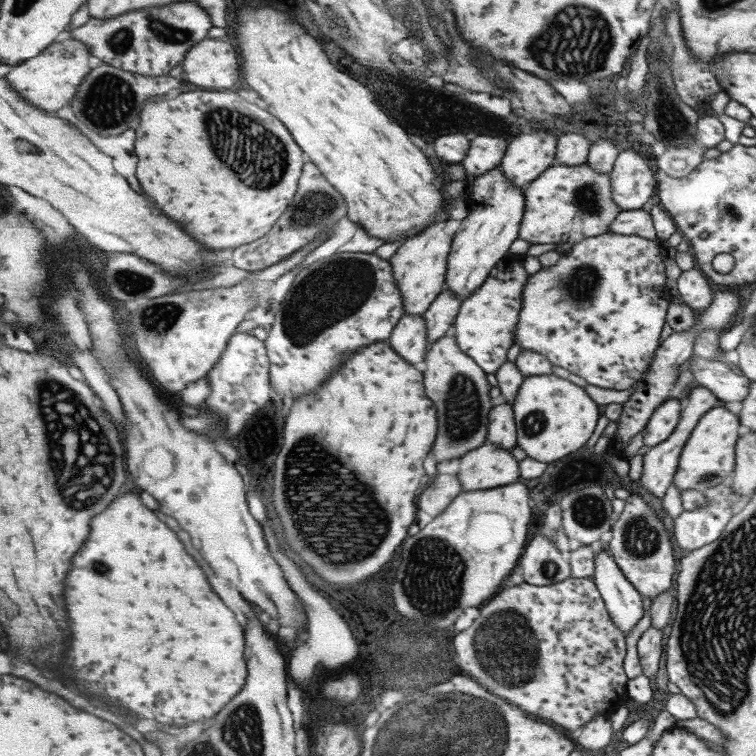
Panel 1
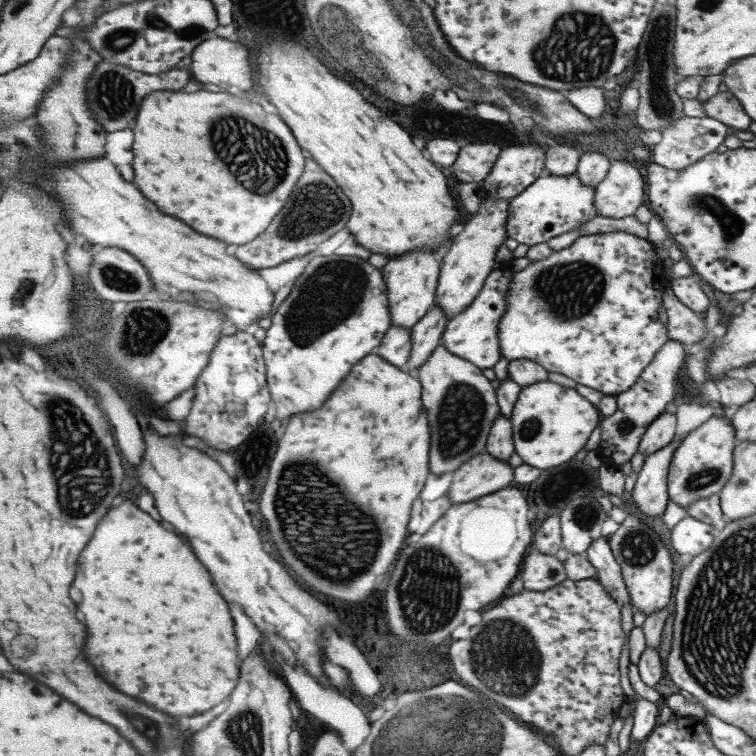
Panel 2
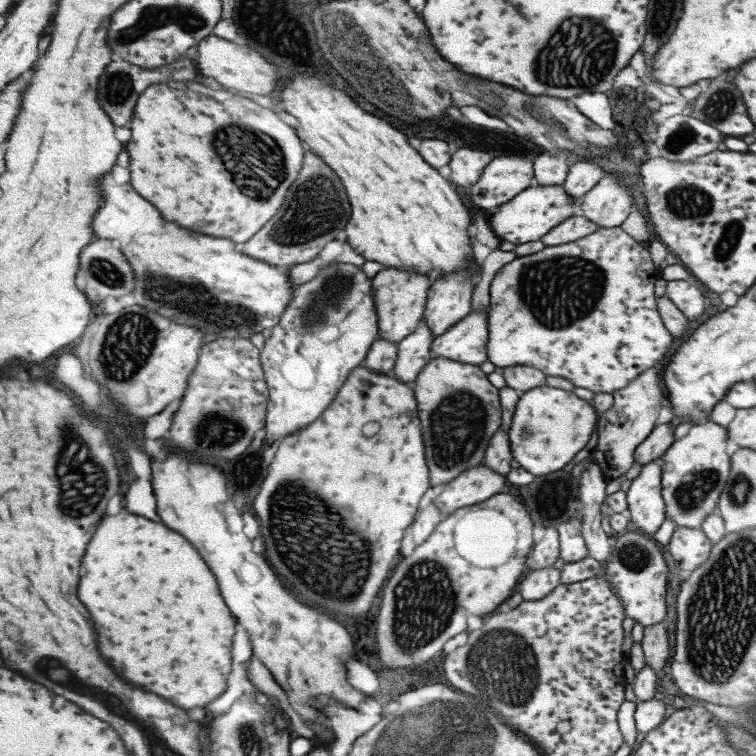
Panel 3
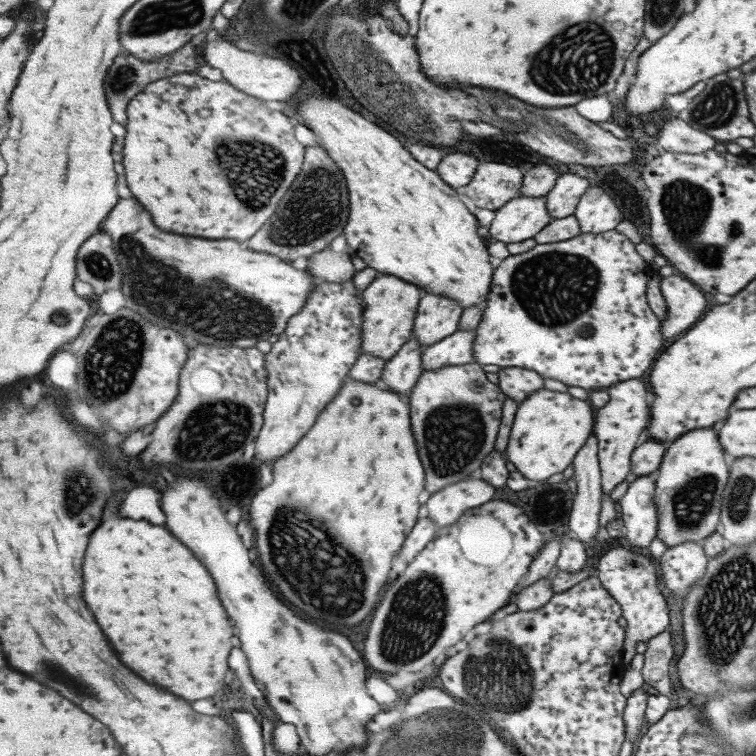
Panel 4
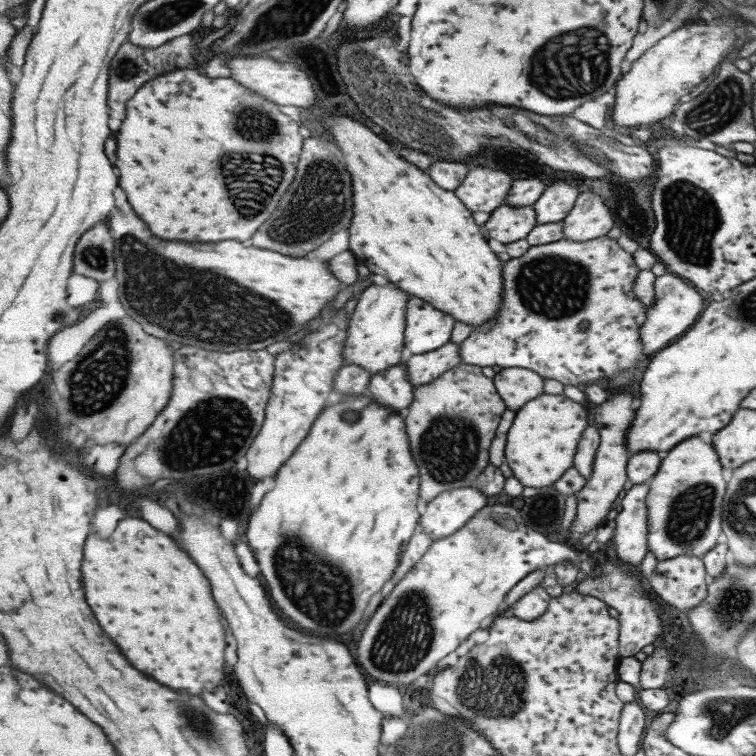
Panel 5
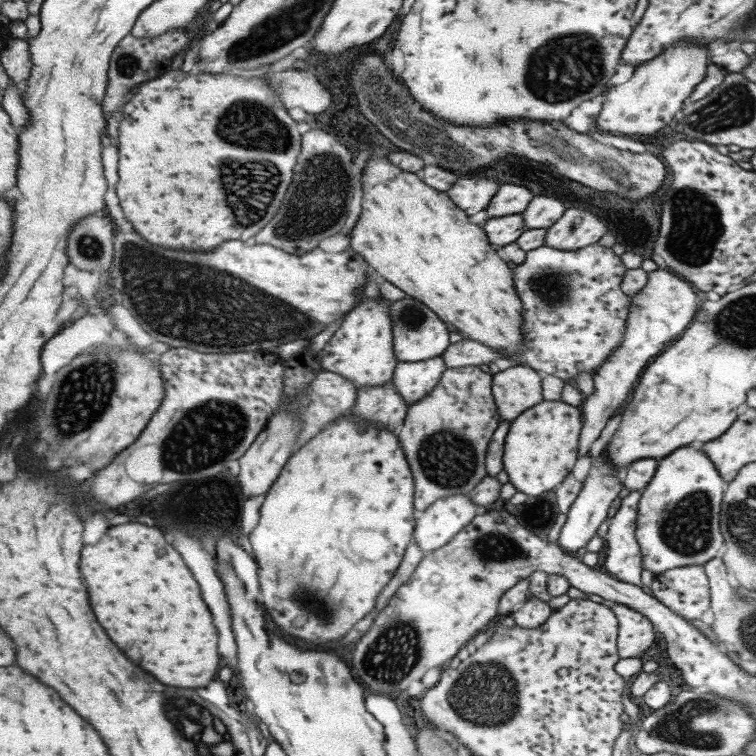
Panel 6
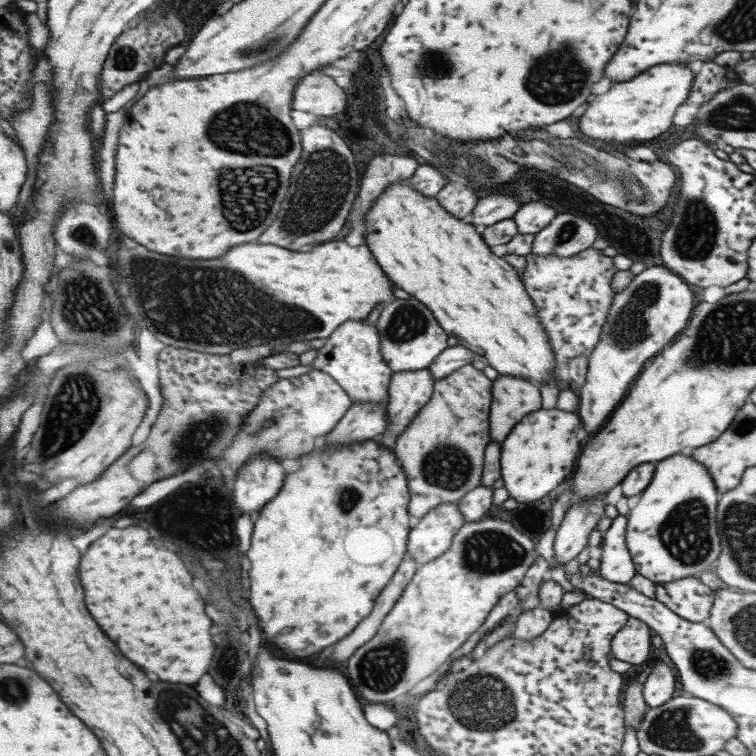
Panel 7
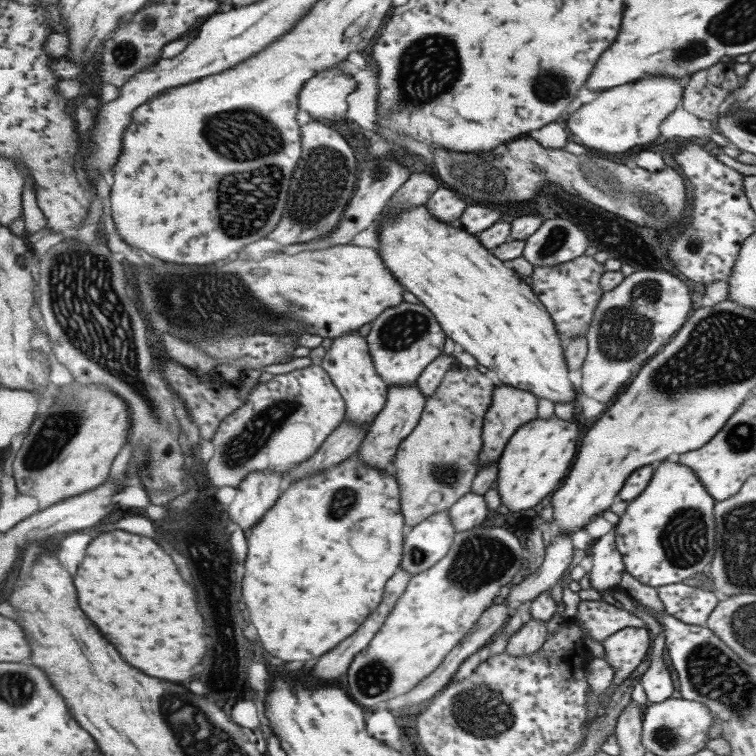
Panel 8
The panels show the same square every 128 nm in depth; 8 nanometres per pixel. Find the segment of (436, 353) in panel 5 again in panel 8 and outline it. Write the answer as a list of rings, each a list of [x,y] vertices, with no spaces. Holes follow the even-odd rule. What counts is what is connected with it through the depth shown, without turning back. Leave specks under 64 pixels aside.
[[[417,382],[408,385],[390,388],[384,410],[376,416],[370,425],[370,431],[357,452],[357,455],[362,456],[362,461],[365,461],[369,466],[387,470],[389,462],[393,462],[393,458],[396,458],[405,437],[408,437],[416,429],[421,420],[428,399],[419,390]]]

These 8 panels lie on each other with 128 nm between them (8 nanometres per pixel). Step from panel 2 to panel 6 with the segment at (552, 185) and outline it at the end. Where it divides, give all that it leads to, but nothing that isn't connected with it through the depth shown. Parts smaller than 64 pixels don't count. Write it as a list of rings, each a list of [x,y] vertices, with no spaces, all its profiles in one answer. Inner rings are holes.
[[[524,213],[491,217],[486,219],[484,229],[488,234],[490,242],[501,247],[513,244],[528,230]]]

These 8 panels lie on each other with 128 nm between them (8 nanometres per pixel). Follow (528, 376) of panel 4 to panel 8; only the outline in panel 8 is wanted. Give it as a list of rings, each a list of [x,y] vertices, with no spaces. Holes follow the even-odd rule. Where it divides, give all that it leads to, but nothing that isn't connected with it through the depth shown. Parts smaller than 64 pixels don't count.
[[[502,383],[494,391],[492,408],[488,410],[484,422],[484,450],[480,454],[480,468],[486,464],[498,462],[504,453],[505,447],[508,445],[512,435],[520,429],[521,426],[527,425],[528,422],[537,419],[540,399],[527,390],[519,390],[513,386]]]

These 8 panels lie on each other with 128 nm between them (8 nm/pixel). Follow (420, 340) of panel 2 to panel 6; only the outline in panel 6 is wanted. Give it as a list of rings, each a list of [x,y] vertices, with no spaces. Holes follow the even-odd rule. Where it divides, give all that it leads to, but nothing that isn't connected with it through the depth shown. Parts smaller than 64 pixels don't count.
[[[393,380],[384,385],[361,388],[351,412],[364,424],[379,424],[397,432],[404,424],[410,406],[397,394]]]

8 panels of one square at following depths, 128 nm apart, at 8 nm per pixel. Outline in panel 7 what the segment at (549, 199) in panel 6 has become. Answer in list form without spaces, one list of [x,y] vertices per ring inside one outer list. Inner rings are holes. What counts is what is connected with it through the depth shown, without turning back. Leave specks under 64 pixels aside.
[[[534,201],[522,205],[514,219],[517,221],[521,233],[537,234],[551,224],[557,215],[557,210],[553,206],[543,204],[541,201]]]

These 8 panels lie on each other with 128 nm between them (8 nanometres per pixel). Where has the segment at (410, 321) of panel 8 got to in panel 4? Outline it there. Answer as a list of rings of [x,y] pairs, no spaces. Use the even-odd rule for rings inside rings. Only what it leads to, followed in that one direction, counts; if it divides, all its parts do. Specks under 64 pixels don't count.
[[[425,293],[418,309],[414,336],[427,348],[459,329],[464,306],[451,297]]]

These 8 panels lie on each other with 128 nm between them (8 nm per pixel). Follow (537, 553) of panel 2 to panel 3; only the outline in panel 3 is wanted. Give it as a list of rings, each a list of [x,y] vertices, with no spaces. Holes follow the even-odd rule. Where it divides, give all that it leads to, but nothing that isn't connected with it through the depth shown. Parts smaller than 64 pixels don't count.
[[[555,566],[531,570],[522,580],[520,594],[525,601],[538,601],[548,597],[561,583],[561,570]]]

